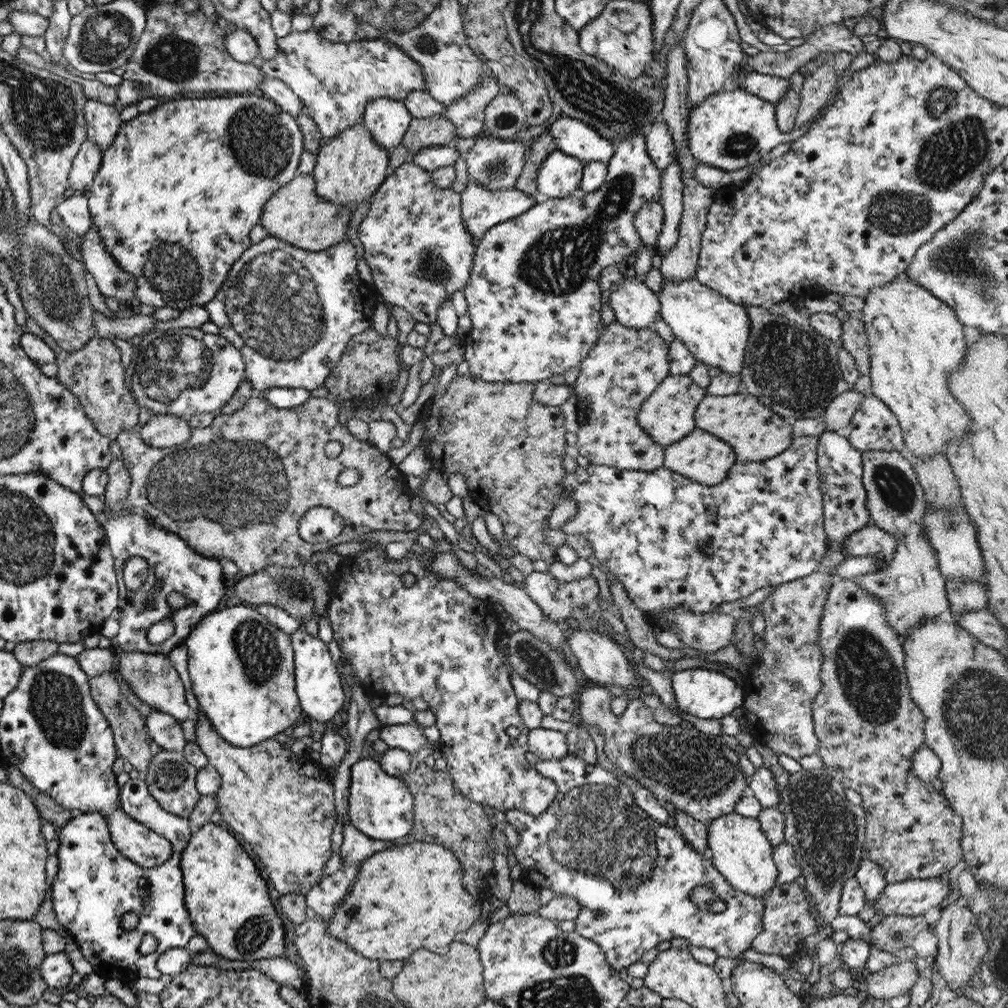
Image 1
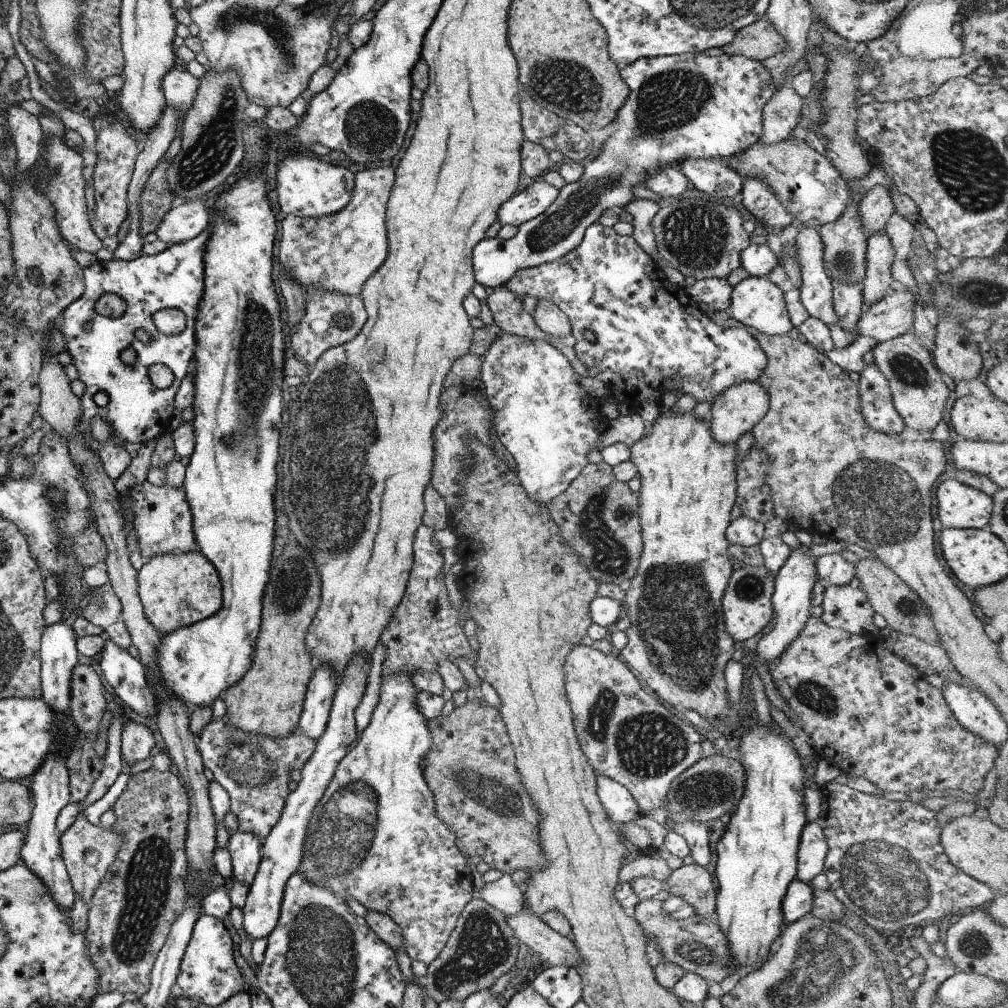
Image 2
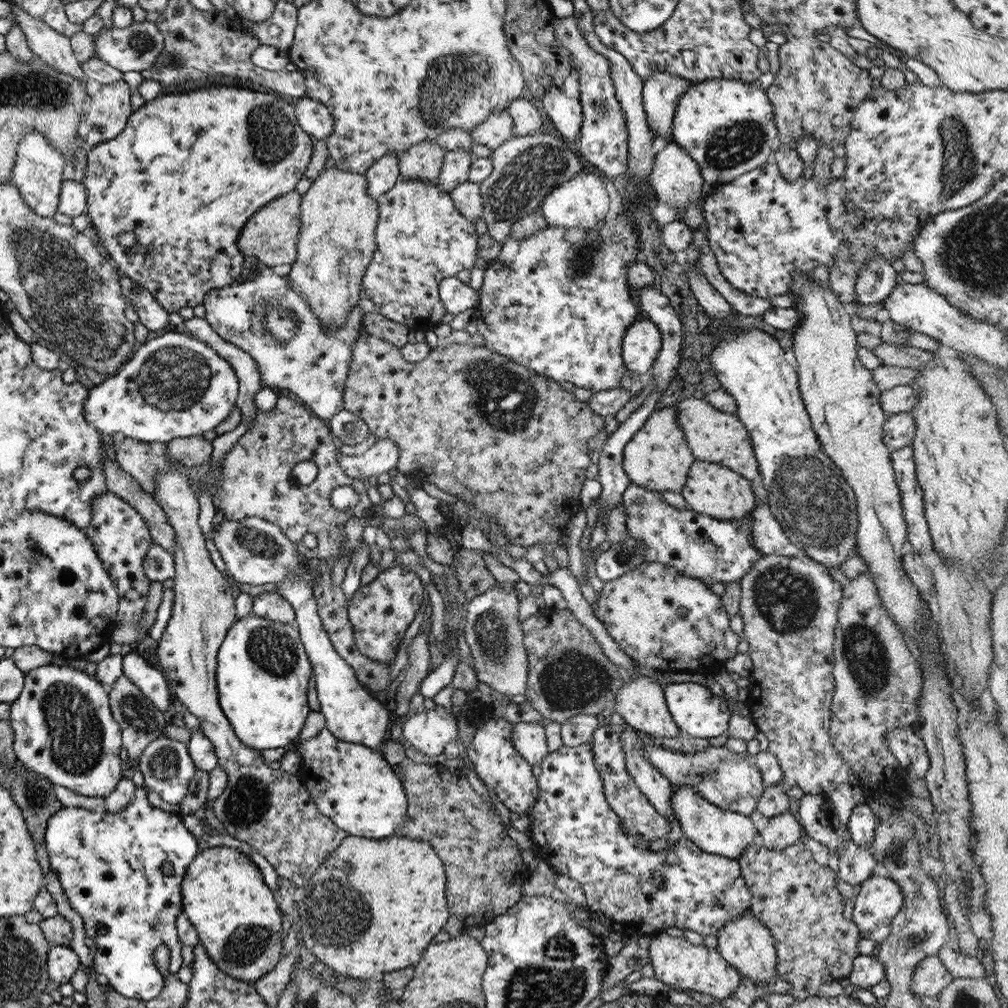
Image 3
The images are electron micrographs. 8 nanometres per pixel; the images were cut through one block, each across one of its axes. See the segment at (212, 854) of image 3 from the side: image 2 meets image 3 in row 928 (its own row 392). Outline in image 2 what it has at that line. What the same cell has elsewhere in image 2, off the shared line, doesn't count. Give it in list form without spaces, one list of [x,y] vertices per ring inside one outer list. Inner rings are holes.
[[[256,170],[247,173],[247,178],[241,178],[239,181],[219,195],[214,202],[213,210],[210,211],[209,228],[210,235],[205,243],[203,253],[203,280],[204,289],[201,300],[198,304],[198,309],[194,320],[195,329],[195,348],[193,360],[194,364],[193,384],[194,397],[192,400],[192,427],[194,434],[194,447],[192,453],[188,456],[189,461],[184,467],[184,479],[182,489],[186,496],[187,504],[190,505],[190,513],[192,516],[192,531],[194,541],[196,542],[197,551],[201,553],[215,567],[219,580],[222,585],[222,605],[221,608],[210,617],[197,621],[192,625],[178,628],[171,631],[169,634],[161,637],[160,645],[156,648],[158,658],[158,668],[160,672],[160,683],[164,689],[170,693],[177,695],[189,708],[194,706],[209,705],[223,692],[228,686],[237,682],[246,670],[249,670],[252,661],[253,648],[256,643],[260,625],[260,614],[262,609],[262,598],[265,585],[270,579],[269,567],[271,562],[271,544],[273,544],[273,490],[275,490],[275,464],[277,464],[277,452],[279,452],[279,430],[281,426],[281,410],[283,407],[281,400],[281,392],[284,382],[282,374],[282,366],[284,364],[284,347],[283,338],[285,337],[286,328],[281,324],[279,319],[279,304],[277,296],[273,291],[273,282],[271,281],[271,272],[275,270],[273,266],[276,262],[271,250],[273,250],[273,235],[275,232],[275,218],[269,209],[267,203],[266,192],[264,188],[263,178],[261,174],[256,173]]]

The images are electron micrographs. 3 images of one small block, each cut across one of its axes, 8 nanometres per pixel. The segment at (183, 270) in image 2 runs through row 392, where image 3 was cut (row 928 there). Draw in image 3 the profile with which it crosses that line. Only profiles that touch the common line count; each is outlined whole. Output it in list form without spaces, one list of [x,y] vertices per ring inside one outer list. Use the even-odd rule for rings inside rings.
[[[144,785],[136,787],[129,804],[117,813],[61,807],[47,820],[44,830],[49,868],[57,877],[68,905],[82,918],[85,936],[93,940],[92,963],[97,976],[125,998],[142,1001],[155,998],[164,983],[164,974],[153,964],[153,951],[157,946],[164,944],[168,948],[169,973],[175,975],[182,965],[182,944],[175,928],[176,916],[182,911],[180,886],[187,865],[200,850],[197,838],[183,827],[182,816],[153,807],[145,798],[147,791]],[[163,862],[170,862],[173,867],[171,875],[161,873],[159,866]],[[97,926],[103,926],[103,935],[95,933]]]

